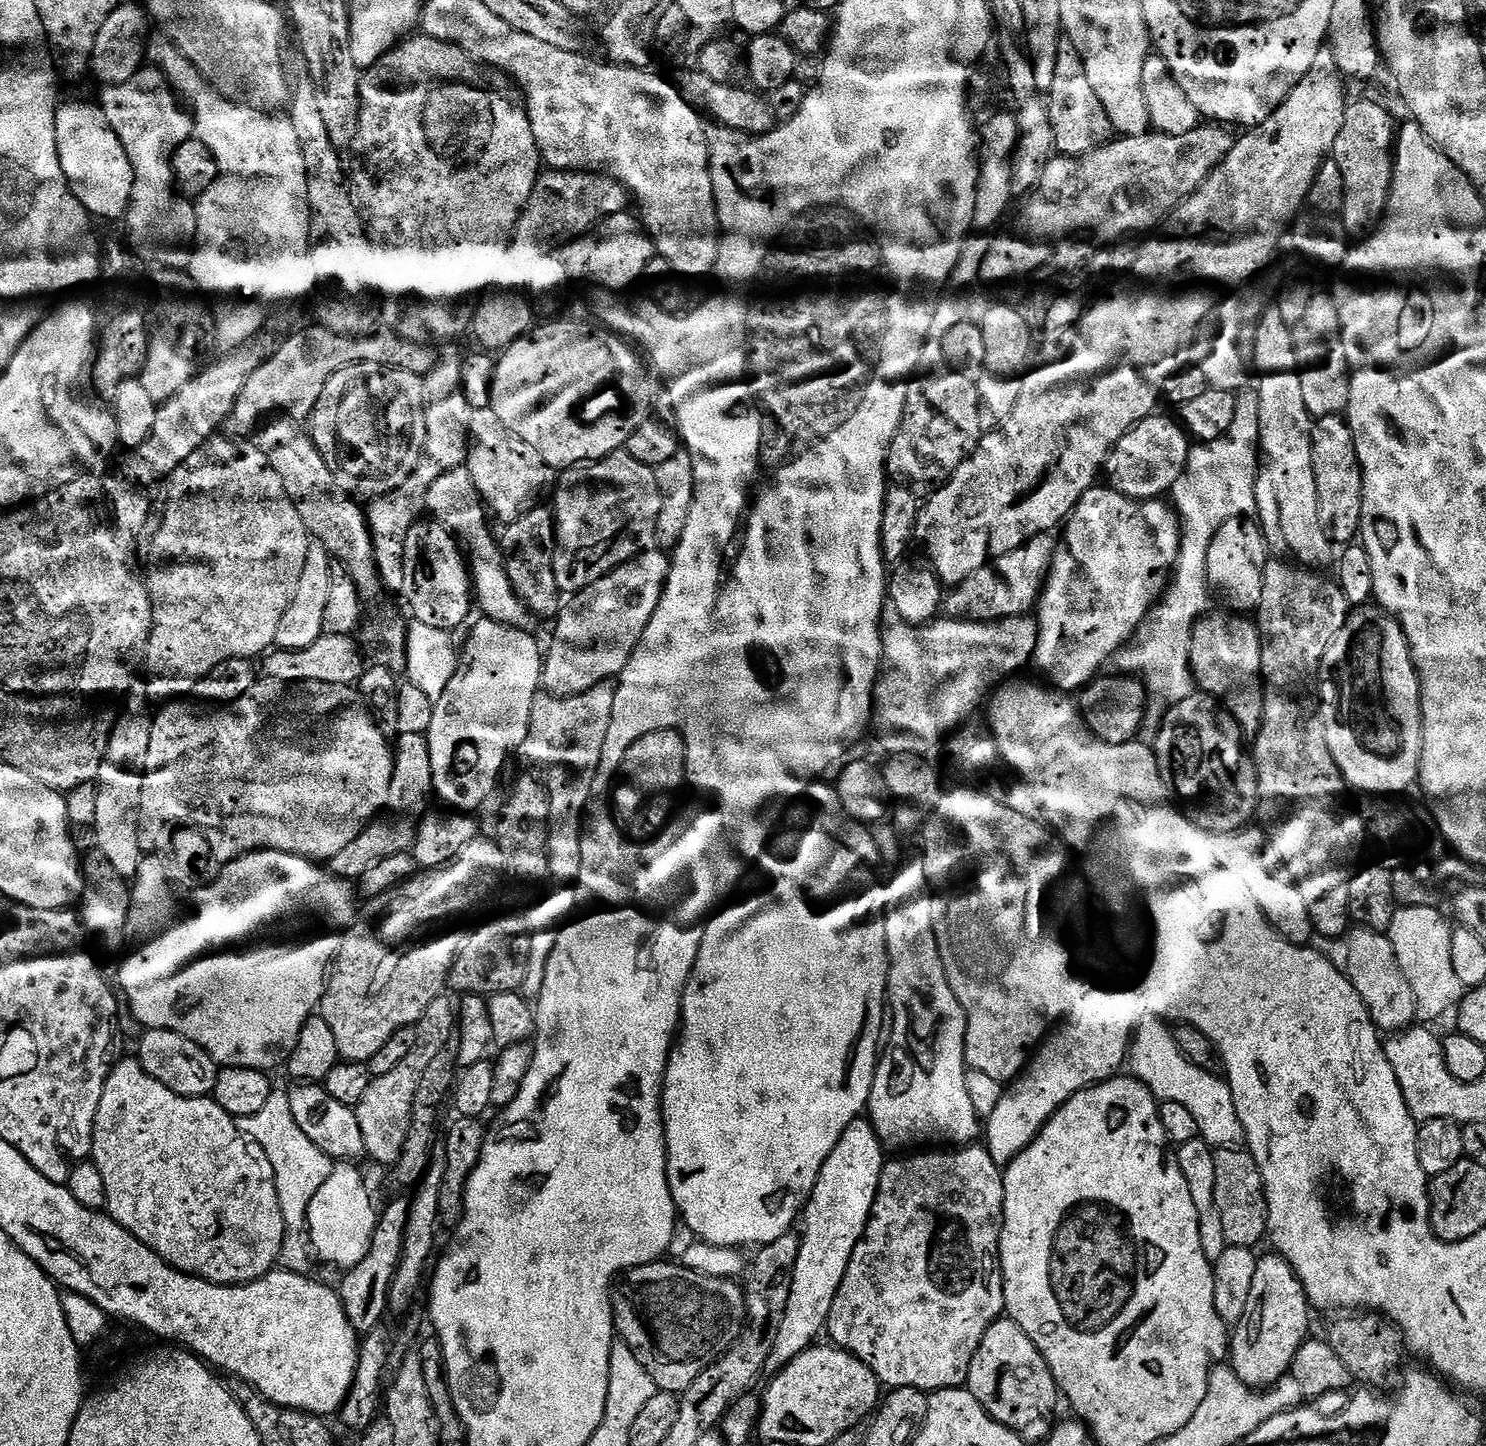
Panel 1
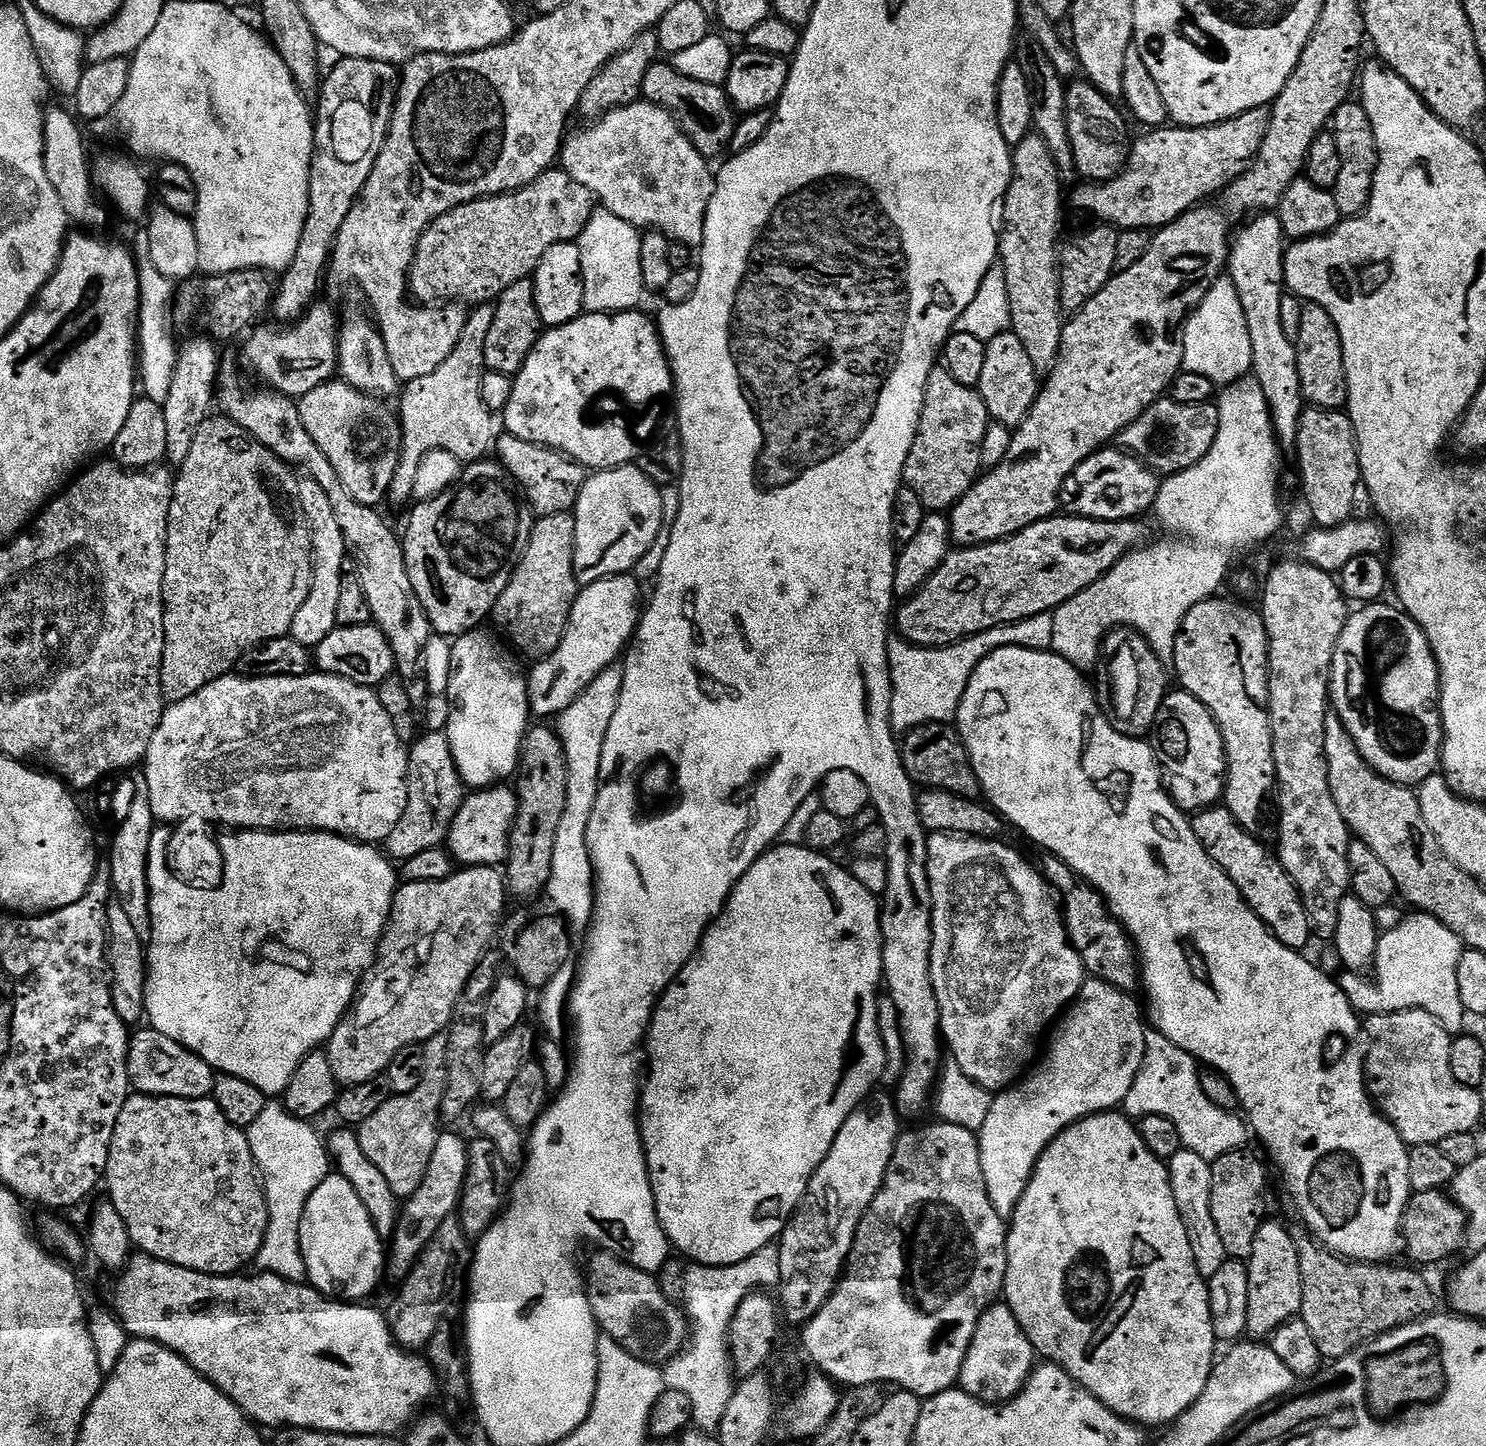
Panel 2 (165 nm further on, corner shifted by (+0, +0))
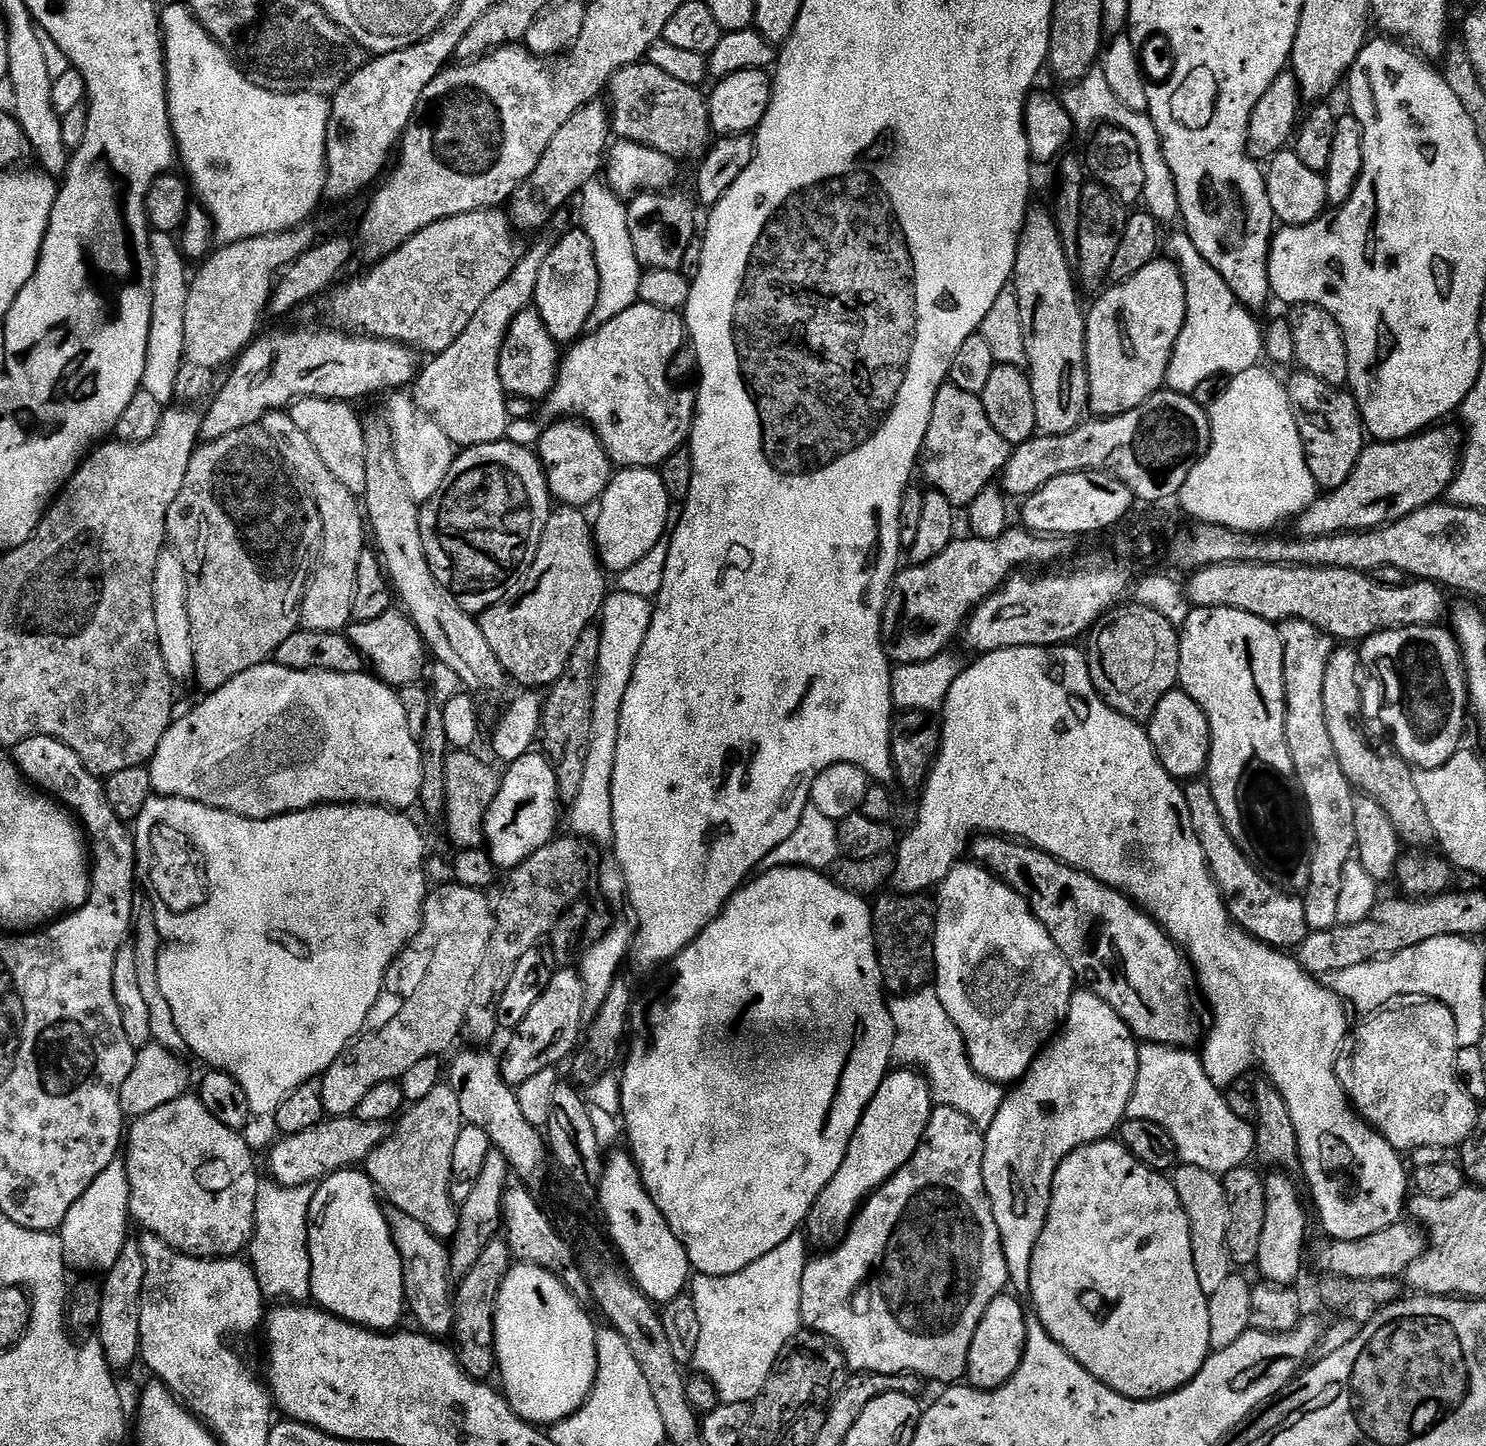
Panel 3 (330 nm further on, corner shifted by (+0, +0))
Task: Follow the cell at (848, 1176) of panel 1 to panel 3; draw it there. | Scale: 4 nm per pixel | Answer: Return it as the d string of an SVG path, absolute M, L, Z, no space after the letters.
M912 1070L889 1071L878 1086L874 1098L866 1106L850 1138L842 1164L838 1166L838 1172L830 1178L830 1182L818 1194L814 1206L808 1212L806 1229L808 1228L809 1237L812 1235L818 1243L829 1243L828 1245L843 1237L860 1205L897 1170L906 1166L928 1129L933 1107L932 1092L928 1089L927 1079L921 1078Z

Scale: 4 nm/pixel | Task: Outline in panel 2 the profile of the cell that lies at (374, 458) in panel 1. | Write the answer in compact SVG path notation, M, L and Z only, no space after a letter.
M333 378L327 384L299 397L302 426L314 438L318 450L330 458L334 474L360 504L385 503L394 474L400 465L400 421L397 413L375 396L367 396L354 386Z

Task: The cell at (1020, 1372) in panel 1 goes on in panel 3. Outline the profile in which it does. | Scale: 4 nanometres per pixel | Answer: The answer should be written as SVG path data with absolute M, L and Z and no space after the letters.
M1001 1294L992 1299L990 1306L986 1306L986 1314L982 1314L982 1318L974 1330L974 1338L970 1342L968 1367L966 1369L966 1380L971 1387L981 1390L1001 1388L1015 1374L1022 1362L1024 1343L1028 1340L1029 1321L1027 1319L1024 1320L1023 1306L1014 1297L1008 1295Z

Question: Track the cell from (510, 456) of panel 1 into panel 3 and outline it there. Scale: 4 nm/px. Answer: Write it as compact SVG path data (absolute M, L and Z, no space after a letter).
M560 418L552 422L541 436L539 433L538 444L539 440L538 457L553 501L565 508L581 510L587 509L587 504L595 505L614 475L614 465L595 432L575 418Z

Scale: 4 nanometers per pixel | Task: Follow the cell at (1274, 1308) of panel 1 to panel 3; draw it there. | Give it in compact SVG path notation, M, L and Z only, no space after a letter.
M1272 1174L1264 1180L1266 1190L1266 1222L1262 1222L1262 1236L1258 1238L1258 1254L1256 1255L1255 1271L1260 1271L1259 1279L1277 1286L1295 1285L1295 1280L1300 1276L1300 1267L1306 1264L1306 1248L1304 1252L1304 1231L1308 1228L1308 1220L1304 1217L1304 1208L1300 1205L1300 1196L1284 1180L1279 1180L1279 1175Z

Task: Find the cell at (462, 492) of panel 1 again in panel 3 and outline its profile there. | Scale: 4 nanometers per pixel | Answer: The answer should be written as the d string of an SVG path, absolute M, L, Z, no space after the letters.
M392 394L388 398L386 423L392 432L398 470L402 474L410 498L422 506L433 494L440 491L442 478L446 478L454 459L454 445L450 438L446 438L444 431L417 408L411 395Z

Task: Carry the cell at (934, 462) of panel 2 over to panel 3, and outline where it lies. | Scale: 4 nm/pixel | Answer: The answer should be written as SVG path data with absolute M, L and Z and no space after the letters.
M946 382L934 398L924 447L920 449L918 472L924 475L931 491L941 492L954 506L967 506L1004 471L1012 449L1013 445L992 428L981 397Z

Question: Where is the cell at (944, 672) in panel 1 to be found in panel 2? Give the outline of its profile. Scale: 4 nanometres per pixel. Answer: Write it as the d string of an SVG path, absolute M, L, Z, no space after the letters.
M1043 612L1000 628L991 628L977 636L967 636L957 644L944 648L920 648L903 638L888 641L888 669L892 675L892 731L907 734L925 724L948 724L966 694L966 686L974 670L994 650L1018 646L1030 650L1049 651L1054 642L1052 612Z

